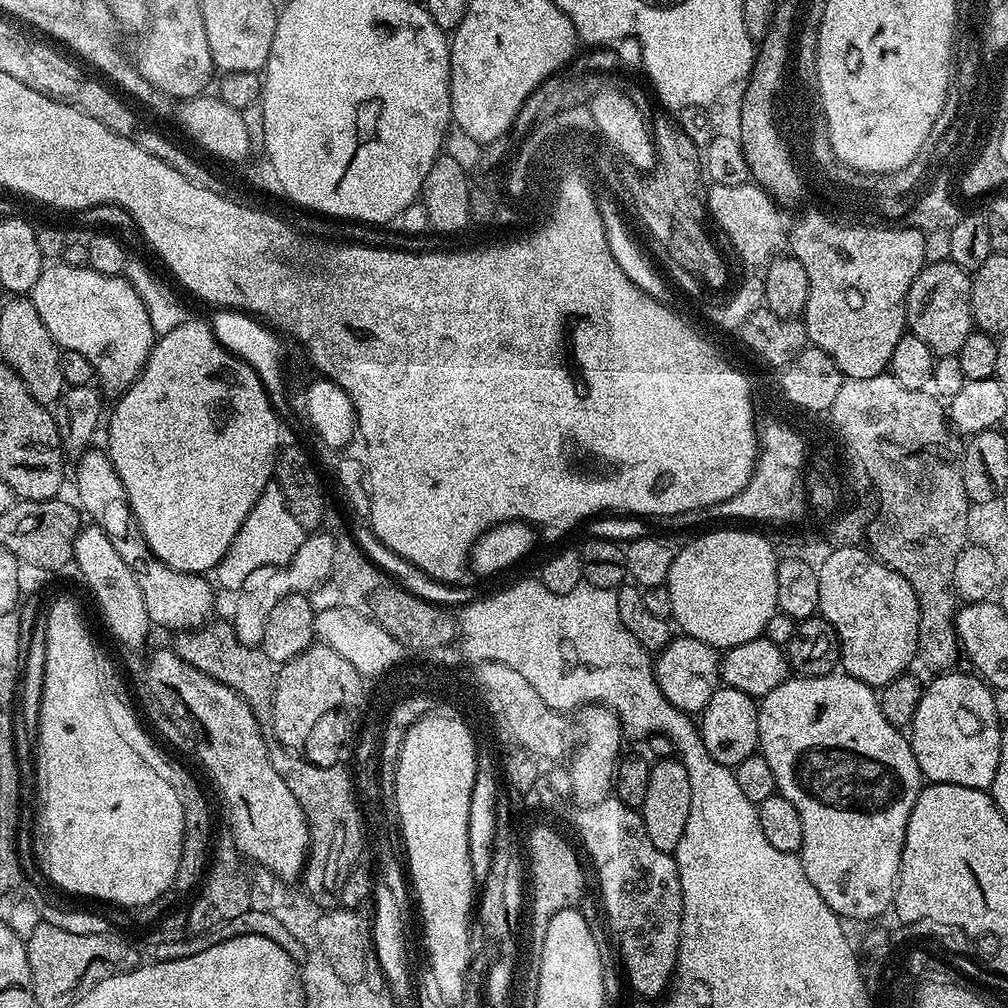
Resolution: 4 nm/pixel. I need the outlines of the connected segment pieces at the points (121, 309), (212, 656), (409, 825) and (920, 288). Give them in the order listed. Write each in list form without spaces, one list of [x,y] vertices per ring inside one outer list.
[[[52,262],[38,274],[38,282],[34,282],[30,299],[53,342],[63,350],[78,350],[78,354],[86,354],[90,366],[94,366],[96,371],[95,379],[105,393],[122,394],[140,377],[158,337],[150,326],[150,317],[146,314],[146,306],[142,306],[136,287],[124,276],[107,276],[89,267]]]
[[[209,622],[202,628],[175,633],[174,650],[178,658],[202,670],[202,674],[233,688],[250,706],[256,721],[262,726],[267,725],[272,718],[272,699],[277,673],[272,659],[267,656],[263,647],[251,648],[238,642],[235,632],[232,631],[231,623],[216,623]]]
[[[424,716],[415,730],[410,730],[408,749],[402,754],[401,764],[401,807],[400,812],[404,817],[404,837],[408,840],[410,849],[410,866],[417,871],[416,889],[418,898],[424,903],[426,917],[426,943],[432,944],[432,964],[434,970],[430,973],[431,983],[434,985],[437,996],[443,998],[445,1005],[459,1005],[464,998],[464,984],[468,980],[468,968],[470,957],[470,943],[468,944],[468,923],[474,920],[474,900],[472,904],[472,879],[470,850],[467,849],[467,819],[470,816],[471,791],[474,790],[474,780],[477,764],[478,743],[476,738],[468,740],[468,736],[462,728],[456,724],[456,720],[431,720],[429,716]]]
[[[951,260],[925,264],[908,291],[904,319],[907,331],[921,342],[926,342],[933,356],[956,355],[958,350],[962,350],[962,342],[966,342],[968,335],[974,331],[971,275]]]

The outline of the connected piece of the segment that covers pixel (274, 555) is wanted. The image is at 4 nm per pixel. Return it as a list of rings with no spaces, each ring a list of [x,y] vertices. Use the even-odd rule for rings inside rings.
[[[269,490],[262,493],[258,502],[254,502],[254,510],[246,514],[246,522],[242,522],[230,550],[216,565],[215,583],[220,583],[229,594],[239,592],[242,582],[246,582],[246,577],[253,570],[262,566],[288,564],[290,558],[294,558],[298,546],[302,546],[305,537],[306,531],[294,520],[294,515],[287,508],[287,502],[281,499],[280,492]]]

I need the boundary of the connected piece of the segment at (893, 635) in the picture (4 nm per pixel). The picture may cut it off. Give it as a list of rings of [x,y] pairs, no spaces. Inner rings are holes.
[[[833,547],[828,557],[818,564],[820,577],[818,578],[819,615],[834,626],[840,639],[839,667],[843,675],[858,678],[858,682],[868,684],[874,690],[885,688],[894,678],[905,675],[908,668],[918,656],[920,643],[918,642],[918,598],[906,582],[894,570],[890,570],[883,562],[864,550],[863,547]]]

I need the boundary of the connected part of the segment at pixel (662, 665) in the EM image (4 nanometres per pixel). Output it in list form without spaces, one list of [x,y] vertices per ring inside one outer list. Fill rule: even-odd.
[[[683,634],[673,635],[668,644],[655,653],[656,681],[658,690],[678,710],[689,714],[699,714],[704,711],[706,702],[714,698],[717,688],[721,687],[720,657],[717,649],[711,648],[693,636]]]

